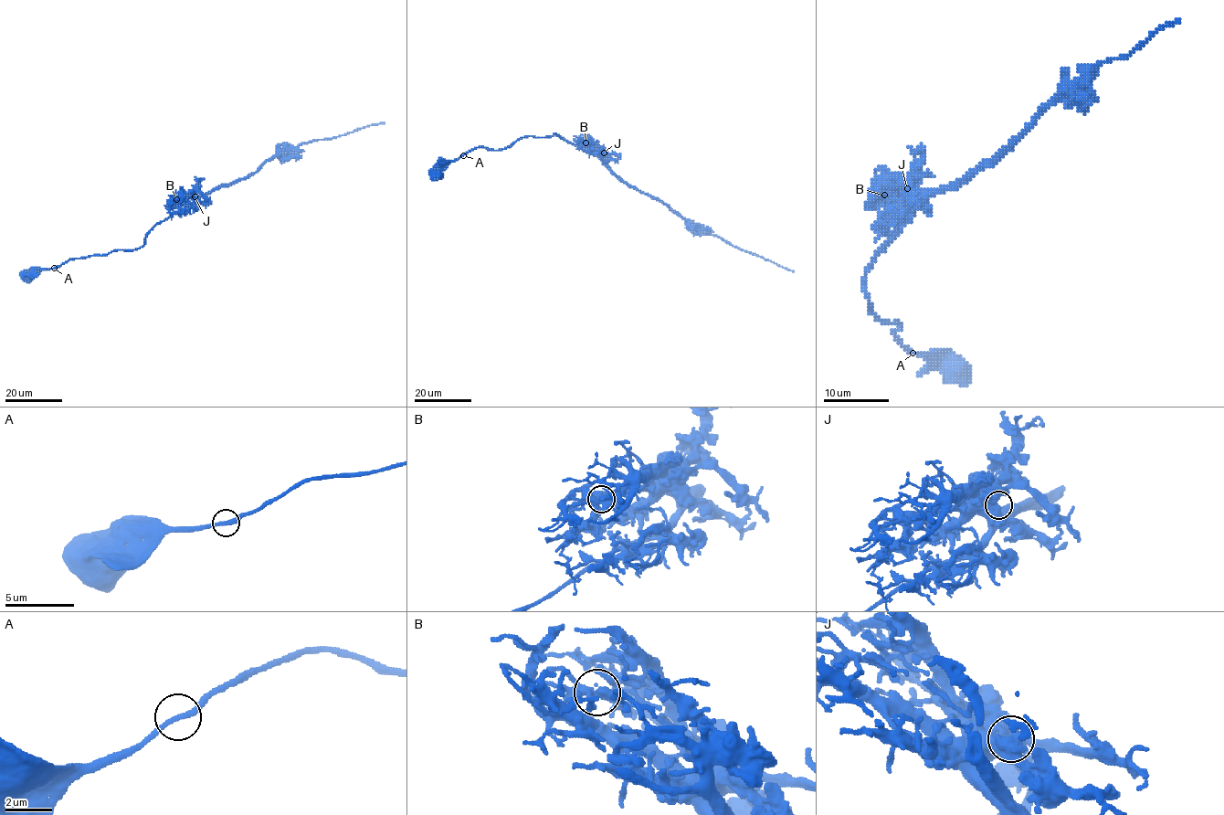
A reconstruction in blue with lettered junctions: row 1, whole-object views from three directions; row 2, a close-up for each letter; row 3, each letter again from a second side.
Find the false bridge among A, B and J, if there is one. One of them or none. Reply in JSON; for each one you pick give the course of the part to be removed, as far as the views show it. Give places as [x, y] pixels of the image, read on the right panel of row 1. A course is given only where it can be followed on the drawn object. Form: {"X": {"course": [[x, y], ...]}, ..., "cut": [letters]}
{"cut": []}

